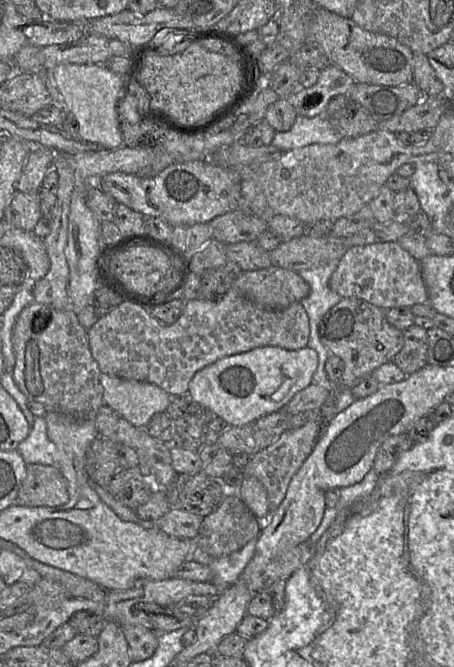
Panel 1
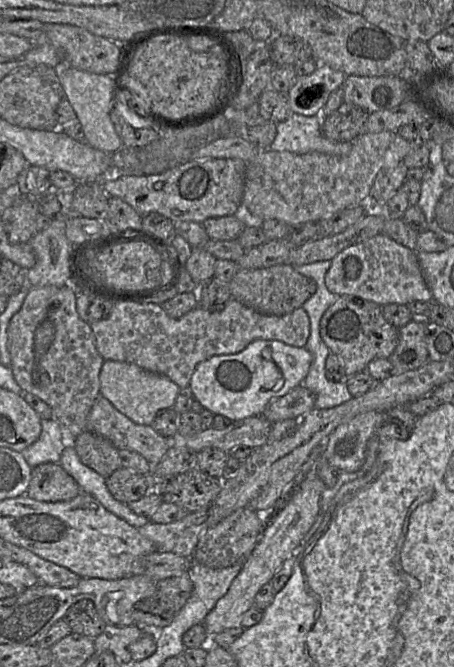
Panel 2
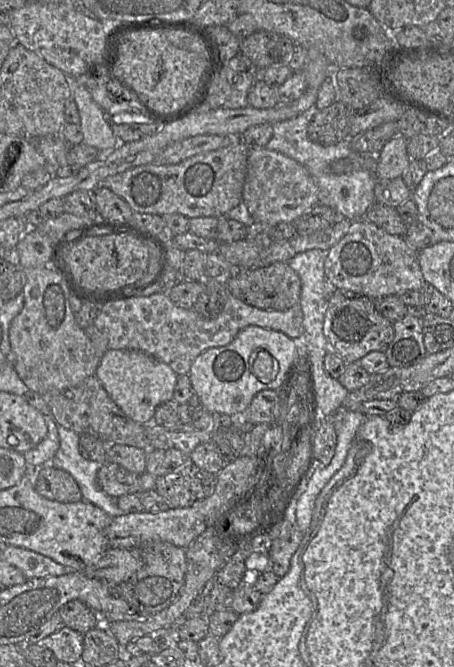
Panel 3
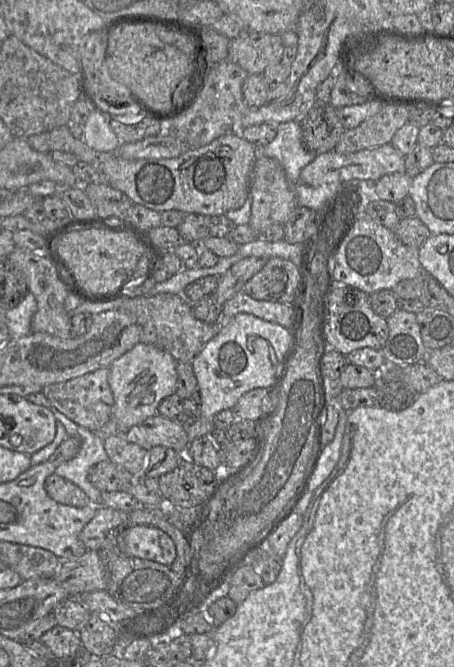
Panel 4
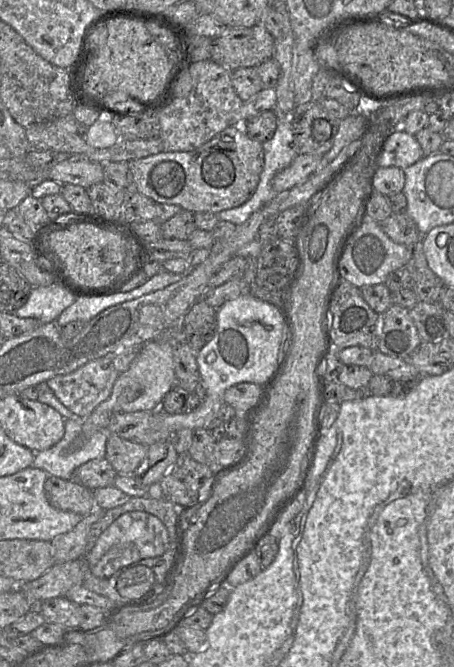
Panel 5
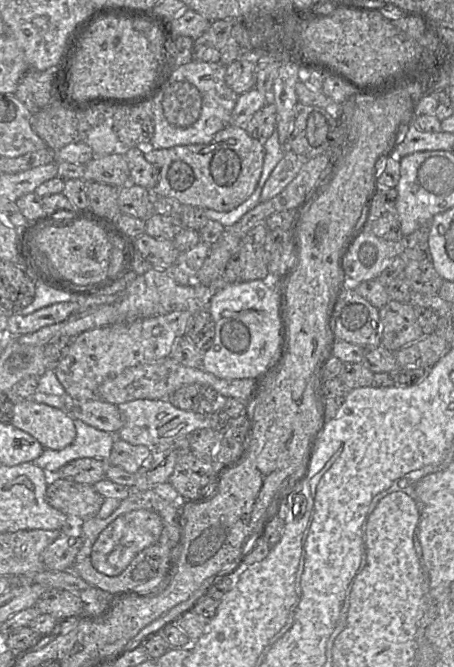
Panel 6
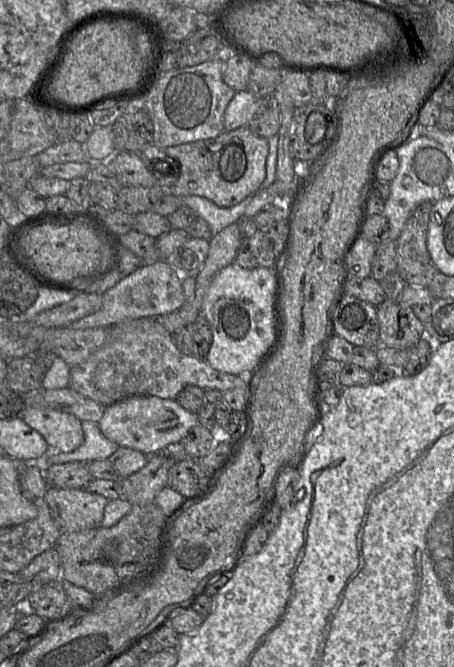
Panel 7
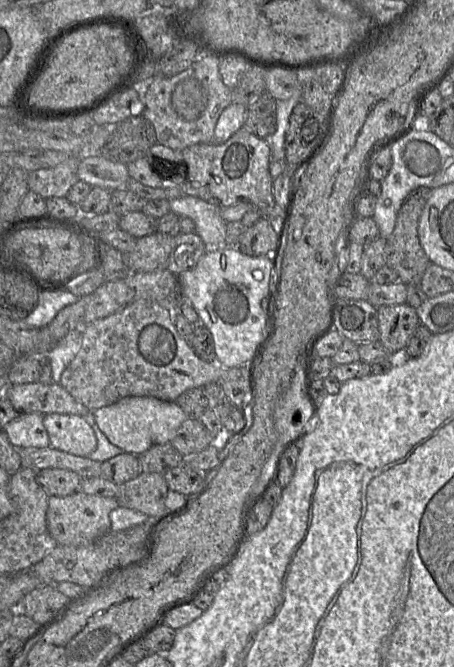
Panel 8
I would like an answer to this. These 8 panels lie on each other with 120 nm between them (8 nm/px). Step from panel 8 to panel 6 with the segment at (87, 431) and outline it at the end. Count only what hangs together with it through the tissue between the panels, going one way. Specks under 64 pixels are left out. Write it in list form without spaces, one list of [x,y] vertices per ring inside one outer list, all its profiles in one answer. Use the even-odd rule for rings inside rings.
[[[32,398],[15,399],[10,423],[33,436],[44,449],[64,449],[76,436],[74,419],[66,411]]]

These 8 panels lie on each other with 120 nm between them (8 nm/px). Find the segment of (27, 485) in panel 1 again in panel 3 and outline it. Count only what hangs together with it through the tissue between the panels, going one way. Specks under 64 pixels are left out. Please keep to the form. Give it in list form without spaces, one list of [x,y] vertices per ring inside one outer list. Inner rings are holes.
[[[50,463],[35,469],[35,490],[42,497],[61,503],[79,502],[83,499],[74,478]]]

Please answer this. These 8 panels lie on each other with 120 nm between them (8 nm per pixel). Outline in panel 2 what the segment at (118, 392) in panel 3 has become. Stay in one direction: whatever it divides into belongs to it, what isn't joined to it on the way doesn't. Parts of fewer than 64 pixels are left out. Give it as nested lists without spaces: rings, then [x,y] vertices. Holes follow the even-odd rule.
[[[105,360],[100,371],[100,395],[134,423],[151,425],[160,410],[173,408],[179,393],[179,386],[168,377],[149,372],[139,366]]]

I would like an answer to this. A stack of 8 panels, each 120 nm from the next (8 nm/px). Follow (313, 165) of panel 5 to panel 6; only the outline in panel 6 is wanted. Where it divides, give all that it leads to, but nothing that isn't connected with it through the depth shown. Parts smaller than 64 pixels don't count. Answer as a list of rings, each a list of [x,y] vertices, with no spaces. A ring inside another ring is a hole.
[[[286,149],[284,157],[274,168],[262,189],[261,202],[266,202],[282,192],[297,176],[305,162],[306,160],[299,158],[294,152]]]

